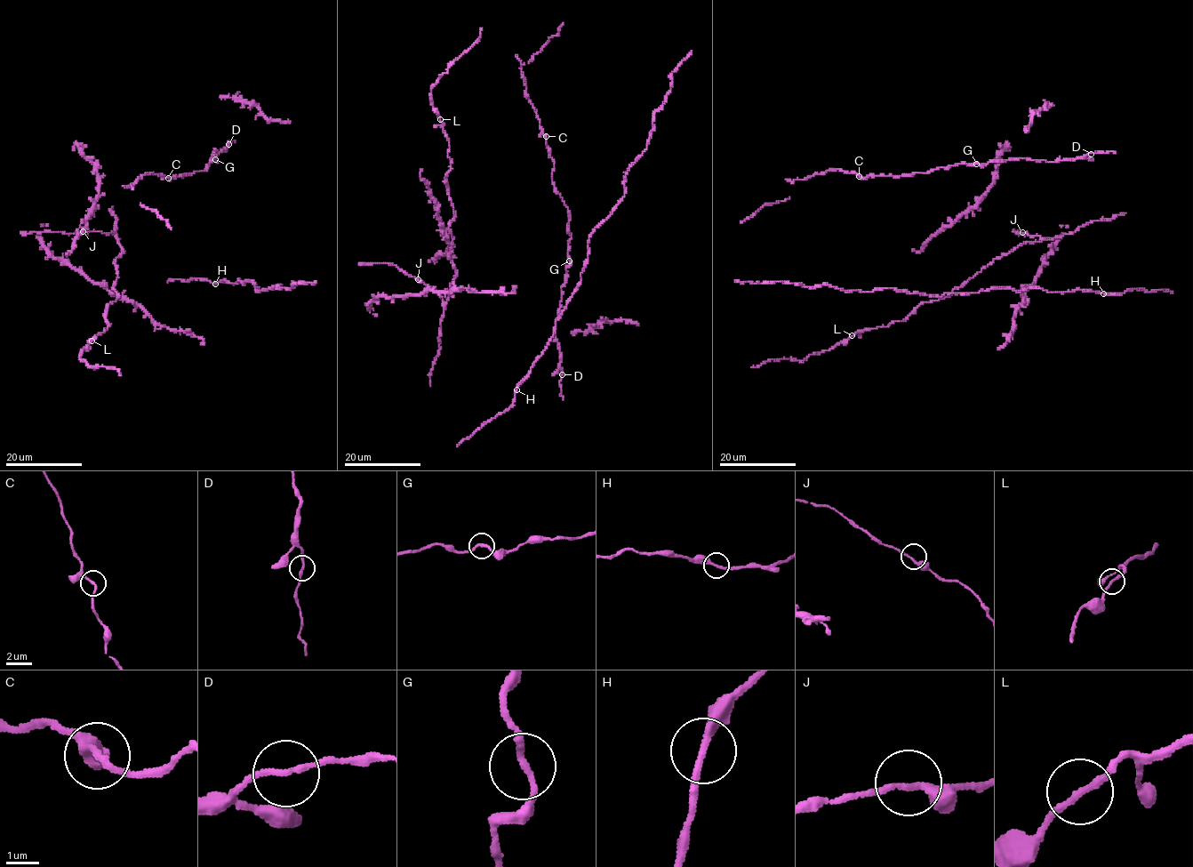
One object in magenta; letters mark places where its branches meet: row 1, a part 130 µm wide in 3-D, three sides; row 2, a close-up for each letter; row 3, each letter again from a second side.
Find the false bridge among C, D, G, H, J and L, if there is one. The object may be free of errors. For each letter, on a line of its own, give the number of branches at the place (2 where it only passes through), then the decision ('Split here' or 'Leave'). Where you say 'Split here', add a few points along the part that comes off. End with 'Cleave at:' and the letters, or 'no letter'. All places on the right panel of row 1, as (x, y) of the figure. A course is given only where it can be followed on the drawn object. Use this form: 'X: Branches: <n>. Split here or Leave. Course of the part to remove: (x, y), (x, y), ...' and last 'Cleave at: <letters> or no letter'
C: Branches: 2. Leave
D: Branches: 2. Leave
G: Branches: 2. Leave
H: Branches: 2. Leave
J: Branches: 2. Leave
L: Branches: 2. Leave
Cleave at: no letter

